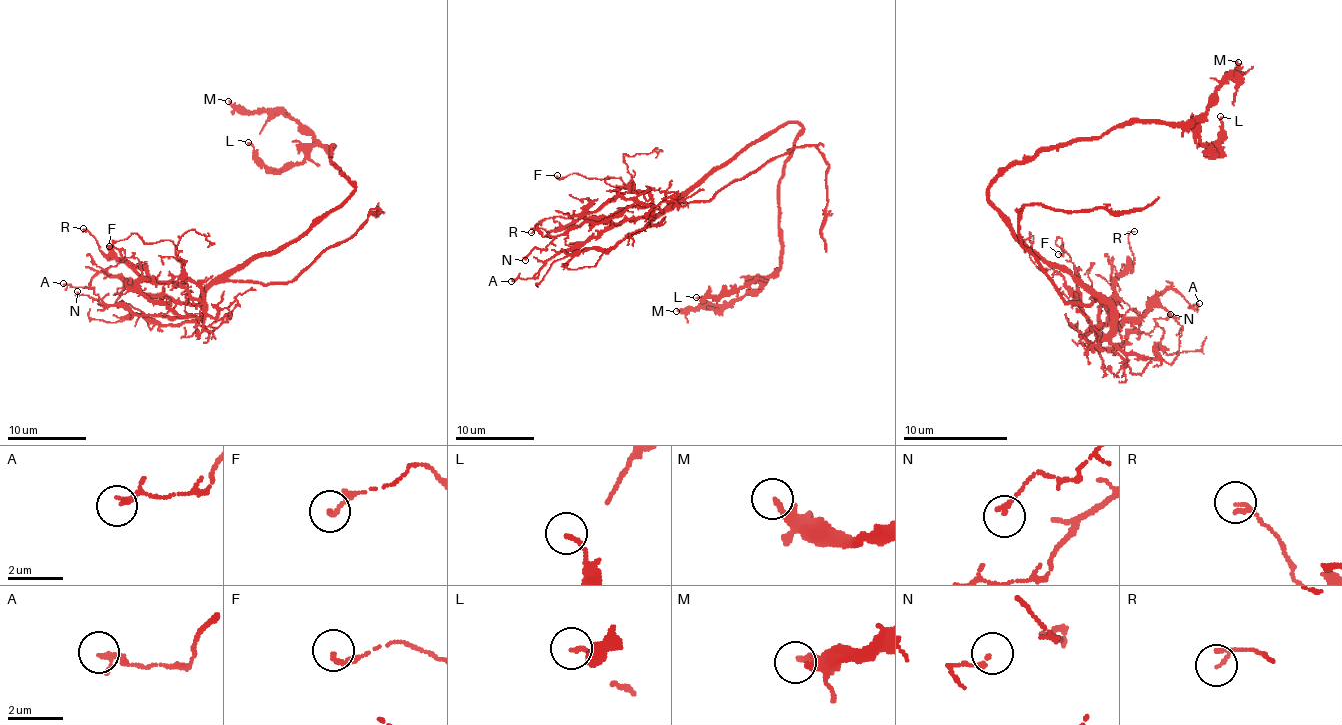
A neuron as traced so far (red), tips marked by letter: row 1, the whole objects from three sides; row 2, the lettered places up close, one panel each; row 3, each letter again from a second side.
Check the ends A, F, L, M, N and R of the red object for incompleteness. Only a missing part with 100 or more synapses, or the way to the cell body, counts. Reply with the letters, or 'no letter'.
no letter

